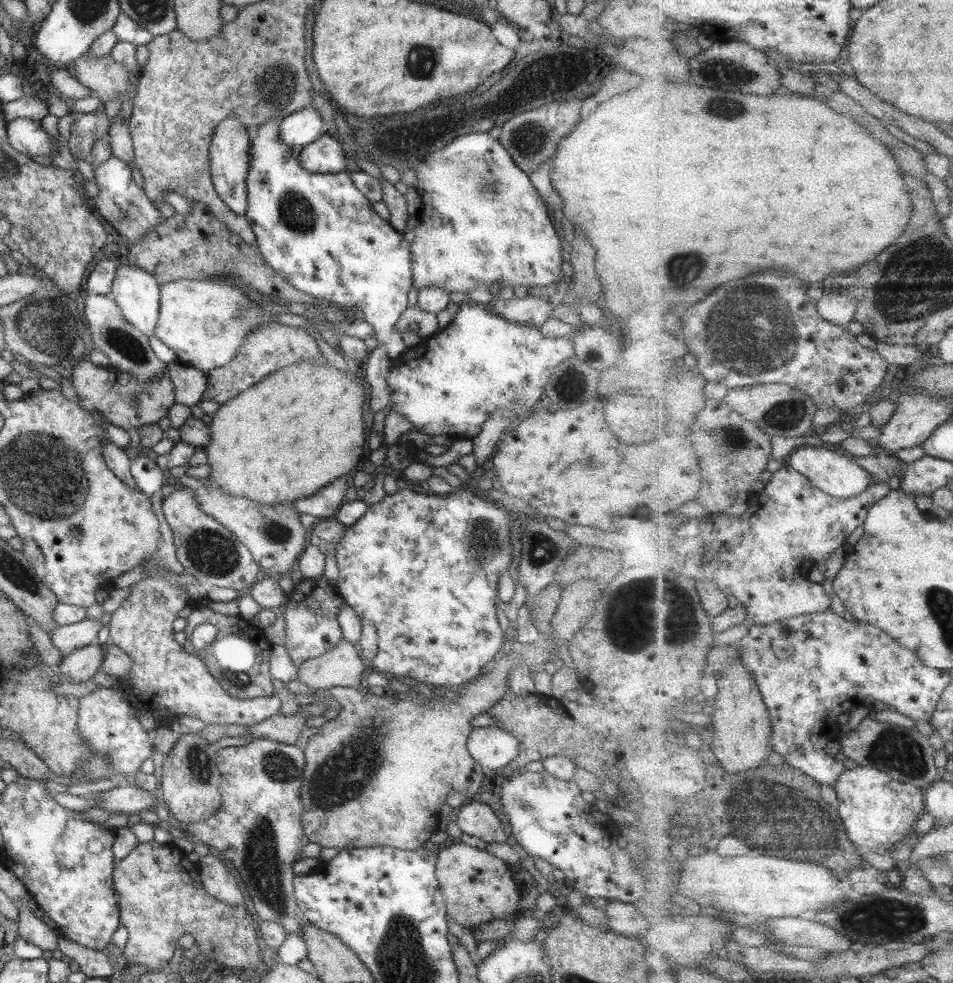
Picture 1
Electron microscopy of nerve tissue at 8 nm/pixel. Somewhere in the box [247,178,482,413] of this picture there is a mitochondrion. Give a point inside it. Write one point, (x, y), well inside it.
(296, 212)

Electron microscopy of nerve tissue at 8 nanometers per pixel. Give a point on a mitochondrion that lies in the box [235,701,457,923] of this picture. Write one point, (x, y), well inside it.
(339, 779)

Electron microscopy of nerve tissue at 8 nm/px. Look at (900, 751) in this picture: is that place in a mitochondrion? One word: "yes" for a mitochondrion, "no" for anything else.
yes

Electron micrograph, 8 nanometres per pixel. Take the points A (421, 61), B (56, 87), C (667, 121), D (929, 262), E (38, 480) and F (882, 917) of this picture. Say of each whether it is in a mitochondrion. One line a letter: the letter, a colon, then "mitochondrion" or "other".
A: mitochondrion
B: other
C: other
D: mitochondrion
E: mitochondrion
F: mitochondrion

